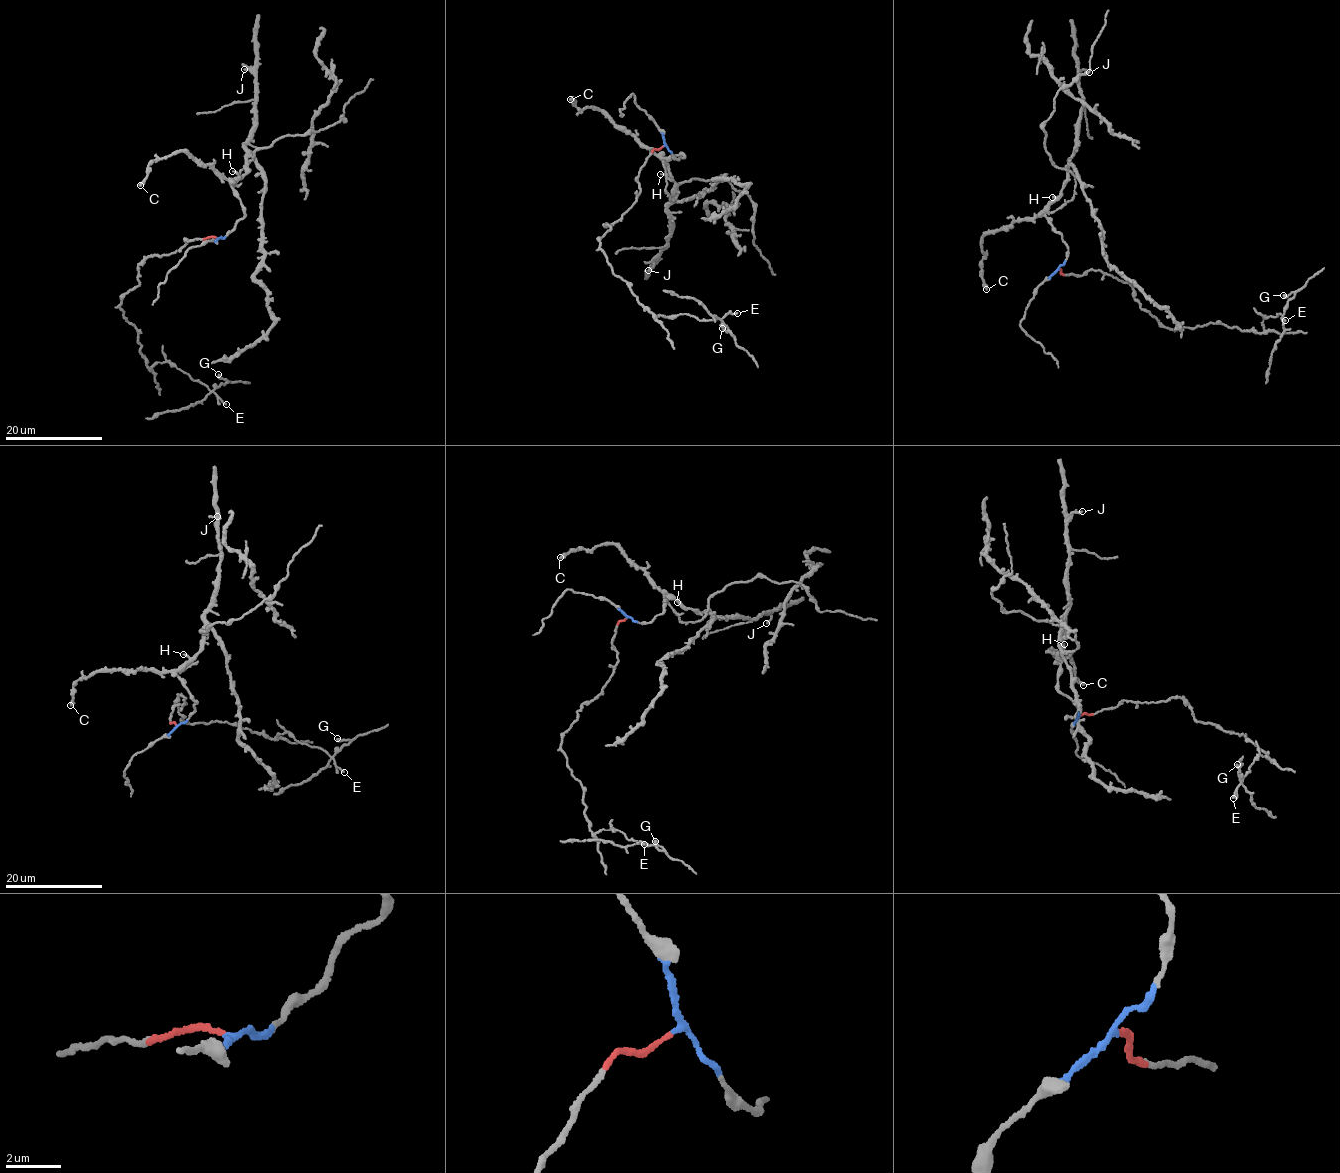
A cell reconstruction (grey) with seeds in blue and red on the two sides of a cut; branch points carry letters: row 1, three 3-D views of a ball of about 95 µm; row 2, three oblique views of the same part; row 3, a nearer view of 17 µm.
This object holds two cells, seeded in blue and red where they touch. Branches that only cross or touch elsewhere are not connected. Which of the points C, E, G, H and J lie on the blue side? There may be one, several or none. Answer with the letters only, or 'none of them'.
C, H, J

